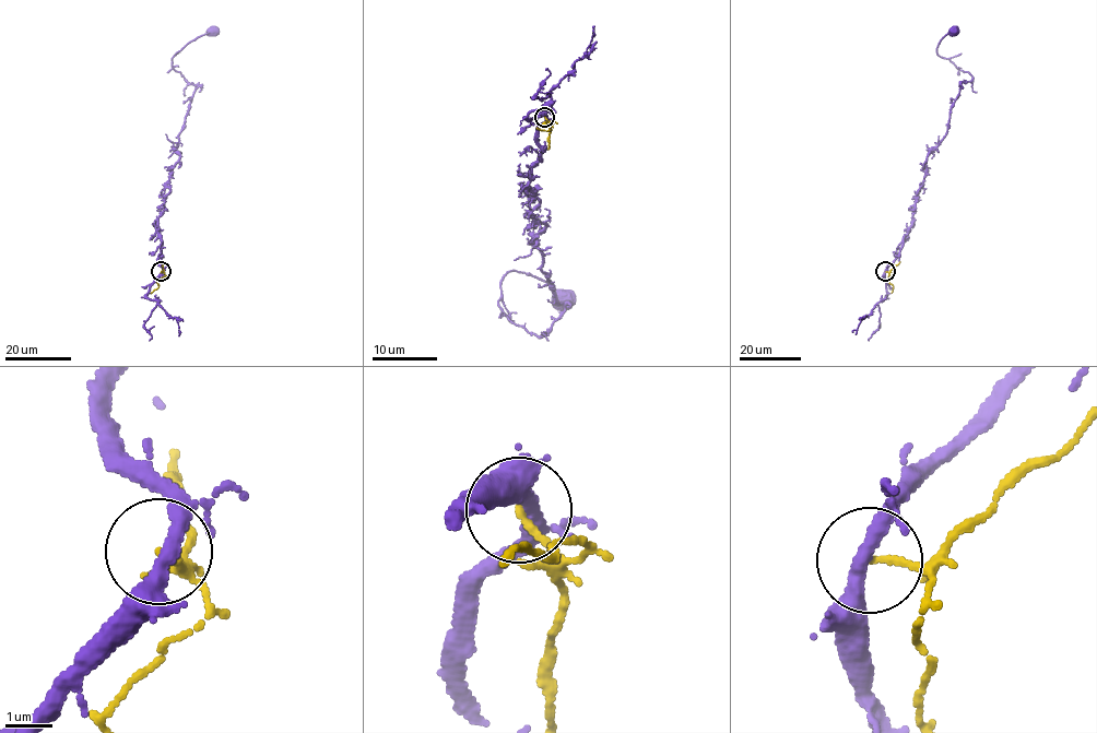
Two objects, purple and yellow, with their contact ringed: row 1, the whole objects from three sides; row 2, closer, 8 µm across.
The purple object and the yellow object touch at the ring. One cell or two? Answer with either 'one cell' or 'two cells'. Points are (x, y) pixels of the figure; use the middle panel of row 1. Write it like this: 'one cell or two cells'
two cells

